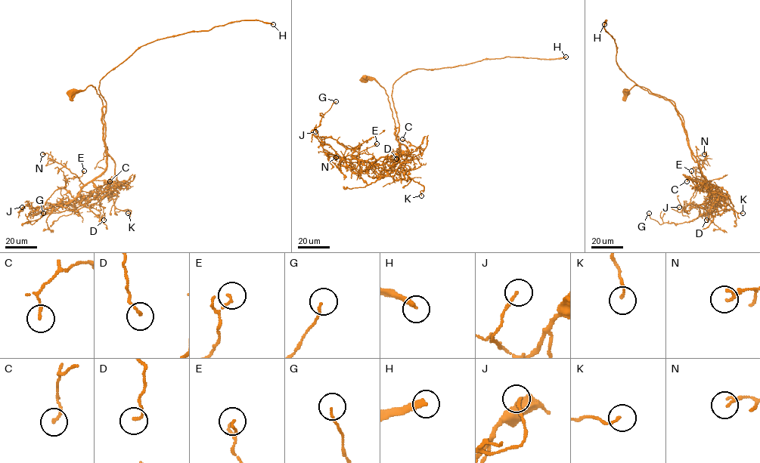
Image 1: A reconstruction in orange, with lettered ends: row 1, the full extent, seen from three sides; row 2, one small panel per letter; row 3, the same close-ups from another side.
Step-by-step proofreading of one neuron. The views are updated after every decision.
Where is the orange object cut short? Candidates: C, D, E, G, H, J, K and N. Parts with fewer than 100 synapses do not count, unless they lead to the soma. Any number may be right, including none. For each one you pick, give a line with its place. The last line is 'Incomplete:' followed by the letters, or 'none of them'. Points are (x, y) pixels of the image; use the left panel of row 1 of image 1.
H: at (273, 24)
Incomplete: H

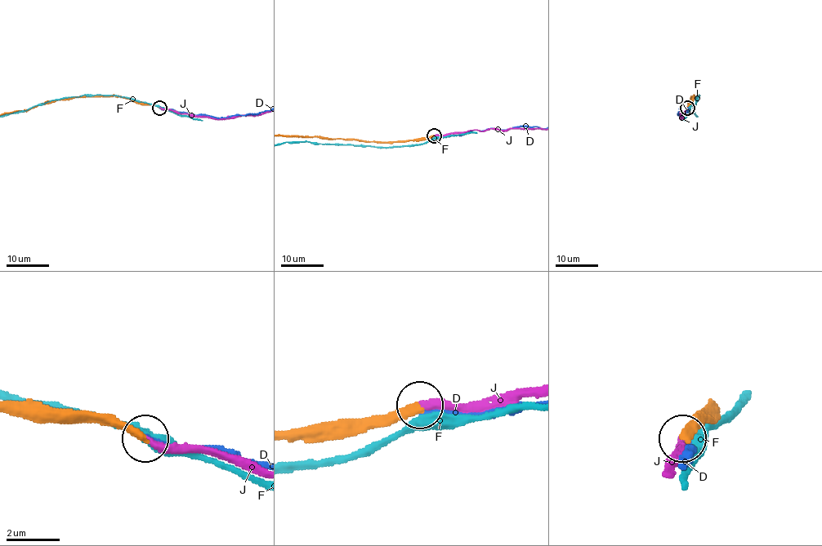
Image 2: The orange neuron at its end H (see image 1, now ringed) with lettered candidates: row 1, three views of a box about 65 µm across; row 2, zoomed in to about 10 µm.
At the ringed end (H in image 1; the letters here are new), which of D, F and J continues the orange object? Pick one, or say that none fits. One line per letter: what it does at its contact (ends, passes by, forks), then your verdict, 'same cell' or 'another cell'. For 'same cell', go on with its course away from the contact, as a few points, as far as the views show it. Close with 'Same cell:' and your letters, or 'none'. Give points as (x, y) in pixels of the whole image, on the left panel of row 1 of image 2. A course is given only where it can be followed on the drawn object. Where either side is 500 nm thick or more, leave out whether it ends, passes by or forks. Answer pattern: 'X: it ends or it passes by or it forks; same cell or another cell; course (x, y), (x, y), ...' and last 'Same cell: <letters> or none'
D: it ends; another cell
F: it passes by; another cell
J: it ends; same cell
Same cell: J

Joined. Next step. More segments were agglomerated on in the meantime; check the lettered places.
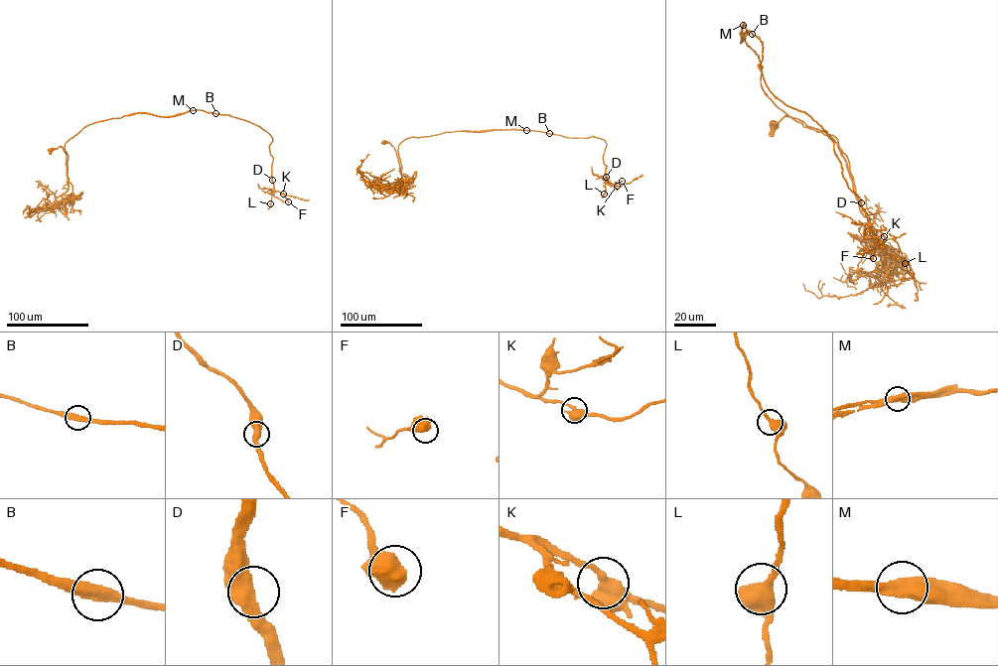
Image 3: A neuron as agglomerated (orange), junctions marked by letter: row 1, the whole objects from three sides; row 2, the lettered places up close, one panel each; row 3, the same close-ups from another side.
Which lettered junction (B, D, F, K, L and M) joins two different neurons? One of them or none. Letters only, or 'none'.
M

